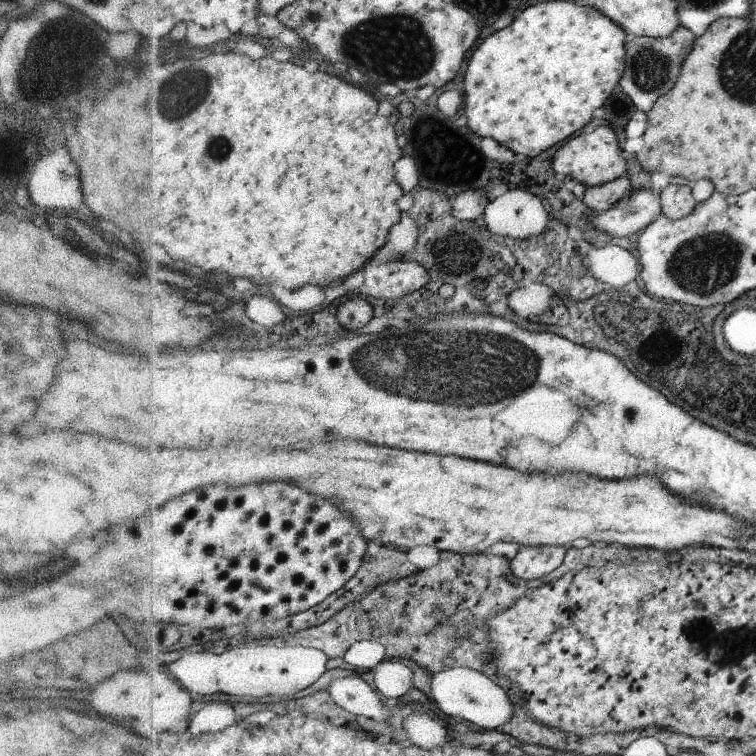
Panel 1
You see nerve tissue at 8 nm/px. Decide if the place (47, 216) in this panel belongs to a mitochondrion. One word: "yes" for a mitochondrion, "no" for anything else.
no

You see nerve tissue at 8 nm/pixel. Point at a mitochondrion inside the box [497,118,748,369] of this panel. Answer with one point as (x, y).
(632, 209)

